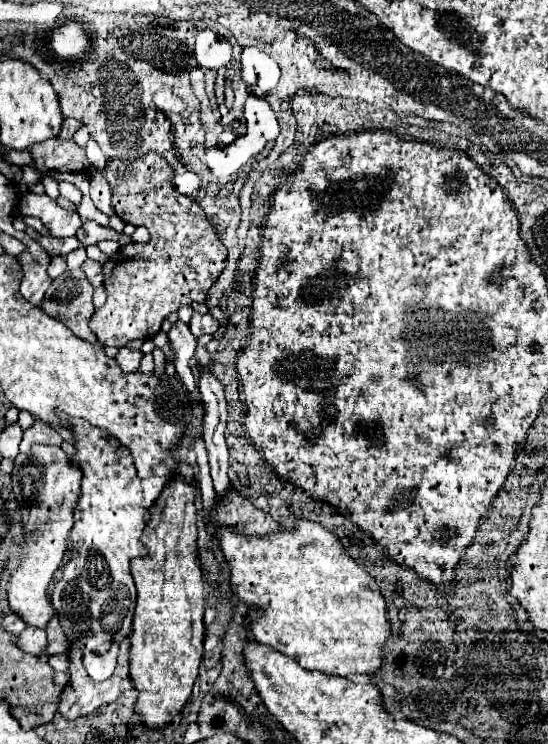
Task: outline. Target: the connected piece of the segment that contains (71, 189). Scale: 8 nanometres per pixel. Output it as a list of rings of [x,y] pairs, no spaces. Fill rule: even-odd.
[[[60,182],[60,194],[64,198],[68,198],[70,202],[74,202],[74,204],[80,204],[80,200],[82,200],[80,190],[74,184],[70,184],[70,182]]]

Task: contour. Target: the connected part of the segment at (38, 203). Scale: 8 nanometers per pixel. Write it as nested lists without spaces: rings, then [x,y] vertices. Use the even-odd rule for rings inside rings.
[[[28,192],[20,202],[20,212],[24,216],[40,218],[44,222],[44,226],[50,228],[50,234],[58,236],[58,238],[74,236],[78,232],[78,228],[82,226],[82,218],[78,216],[78,212],[70,212],[70,210],[60,208],[46,194],[38,196],[34,192]]]

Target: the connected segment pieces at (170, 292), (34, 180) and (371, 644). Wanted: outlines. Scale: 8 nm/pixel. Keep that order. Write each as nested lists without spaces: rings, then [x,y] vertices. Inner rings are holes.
[[[158,152],[138,156],[136,164],[110,160],[104,178],[112,188],[116,216],[150,230],[150,240],[136,244],[136,260],[108,260],[104,264],[102,274],[108,300],[88,324],[104,346],[122,348],[134,338],[158,334],[162,320],[170,312],[178,312],[180,306],[206,302],[208,290],[226,266],[228,252],[196,200],[174,188],[174,170]],[[116,170],[128,170],[126,178],[116,180]]]
[[[60,136],[46,140],[44,144],[34,144],[28,148],[34,164],[22,166],[24,188],[32,188],[40,182],[48,170],[56,168],[60,172],[90,172],[90,162],[86,158],[84,148],[80,148],[74,140],[64,140]]]
[[[296,520],[294,530],[280,530],[276,536],[244,538],[222,530],[222,552],[230,564],[230,584],[234,594],[248,606],[262,606],[264,616],[252,620],[252,634],[258,642],[290,656],[306,670],[318,670],[328,676],[348,678],[352,674],[376,674],[384,662],[384,644],[392,636],[388,604],[378,582],[346,556],[340,538],[324,526],[308,520]]]

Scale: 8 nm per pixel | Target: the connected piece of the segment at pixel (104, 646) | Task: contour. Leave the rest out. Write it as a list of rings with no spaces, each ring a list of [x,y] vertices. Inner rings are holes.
[[[68,418],[74,428],[74,436],[78,442],[78,452],[72,456],[72,464],[82,470],[82,490],[76,506],[76,520],[70,532],[70,560],[62,566],[58,580],[52,588],[52,604],[56,614],[60,616],[66,640],[70,648],[84,648],[84,668],[94,682],[106,680],[114,668],[118,658],[118,648],[124,638],[130,636],[132,616],[136,606],[136,586],[130,574],[132,558],[146,556],[146,548],[140,540],[144,530],[144,504],[142,504],[142,486],[136,476],[136,466],[128,448],[120,444],[112,434],[104,432],[104,428],[90,426],[88,420]]]

